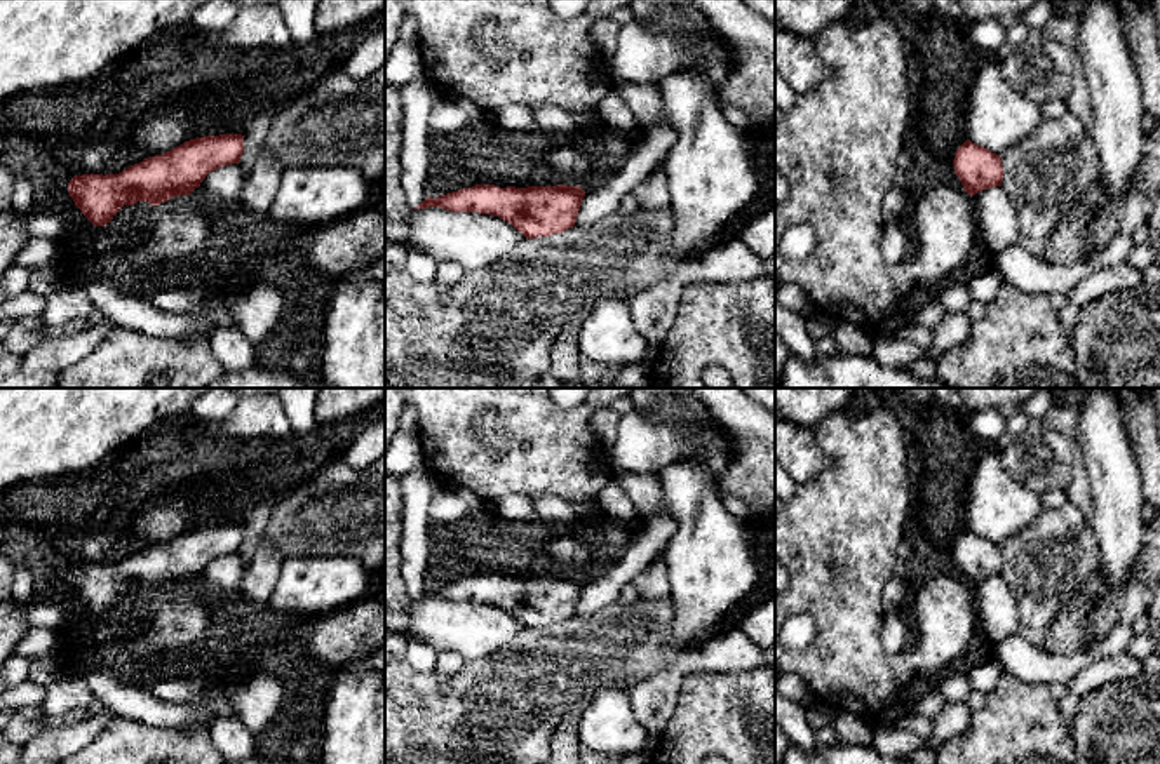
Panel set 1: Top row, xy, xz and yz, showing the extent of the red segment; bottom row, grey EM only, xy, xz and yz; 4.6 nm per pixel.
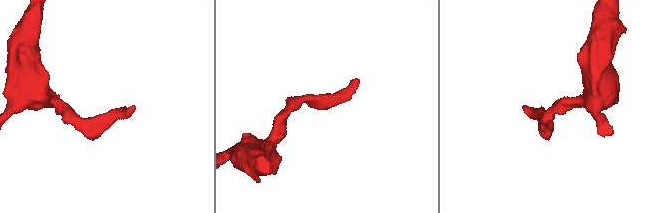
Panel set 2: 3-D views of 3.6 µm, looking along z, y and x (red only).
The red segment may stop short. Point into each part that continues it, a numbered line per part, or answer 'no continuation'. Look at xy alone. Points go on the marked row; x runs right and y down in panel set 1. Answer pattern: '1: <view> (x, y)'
no continuation

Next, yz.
no continuation

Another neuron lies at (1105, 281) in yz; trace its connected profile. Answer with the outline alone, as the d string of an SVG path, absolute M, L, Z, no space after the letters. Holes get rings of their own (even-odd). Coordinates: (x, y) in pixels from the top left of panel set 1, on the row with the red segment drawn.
M1122 263L1083 277L1069 292L1069 299L1085 308L1101 296L1139 285L1141 282L1143 271Z

